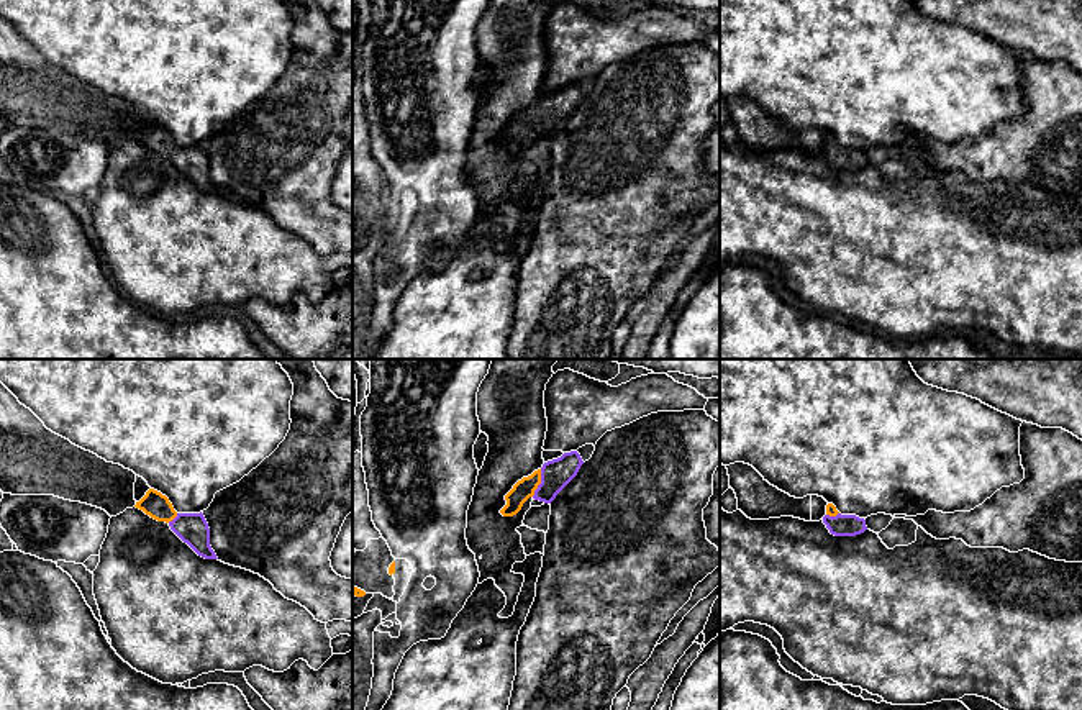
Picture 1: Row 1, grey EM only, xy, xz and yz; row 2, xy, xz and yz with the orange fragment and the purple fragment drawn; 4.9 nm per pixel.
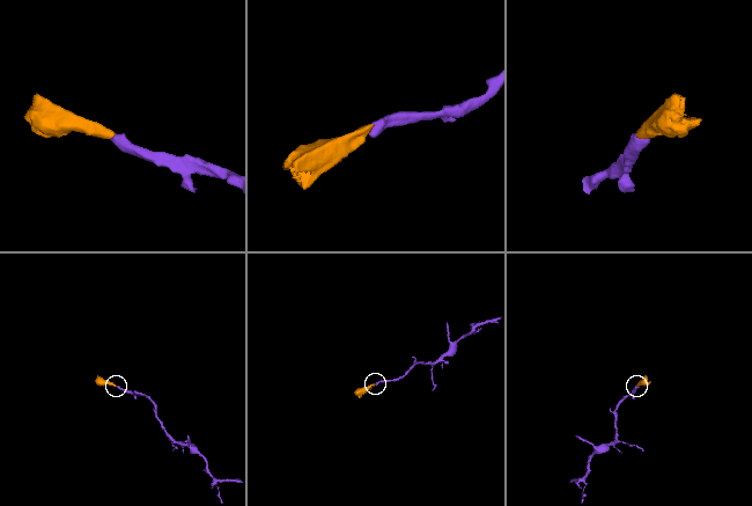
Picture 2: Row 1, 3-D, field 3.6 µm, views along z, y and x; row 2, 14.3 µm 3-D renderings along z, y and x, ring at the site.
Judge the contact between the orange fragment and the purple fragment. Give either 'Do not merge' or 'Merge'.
Merge

